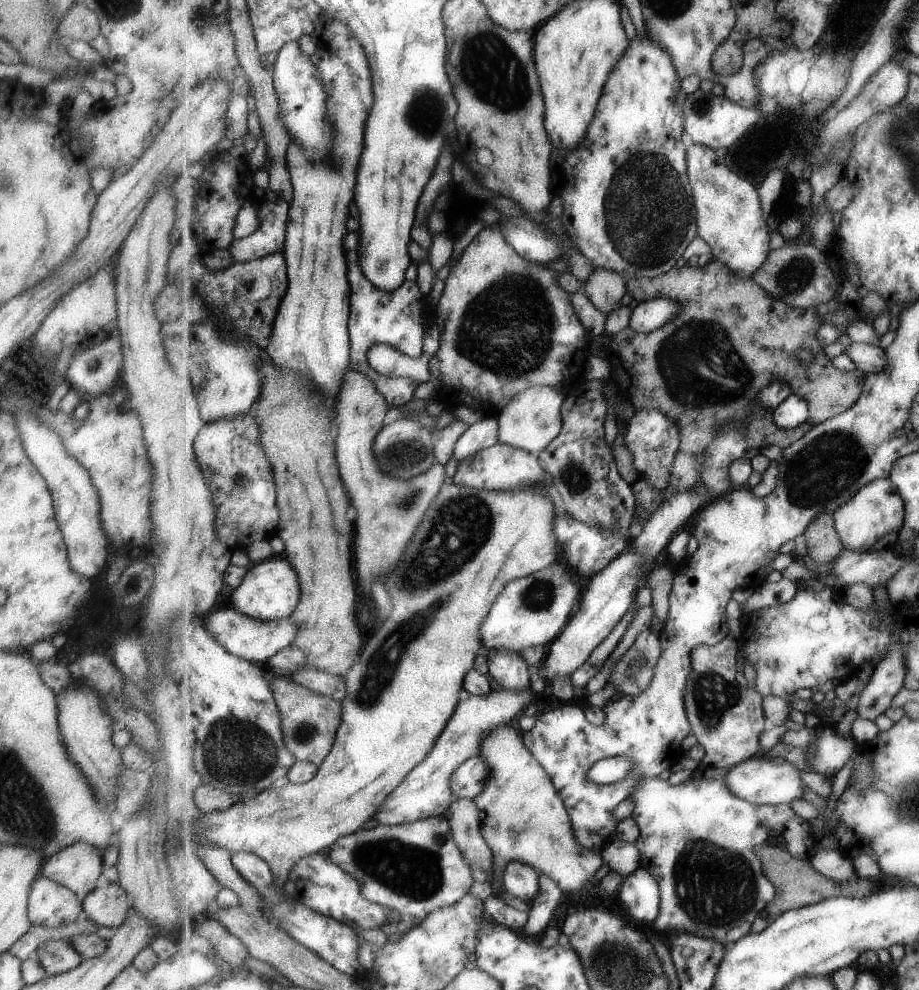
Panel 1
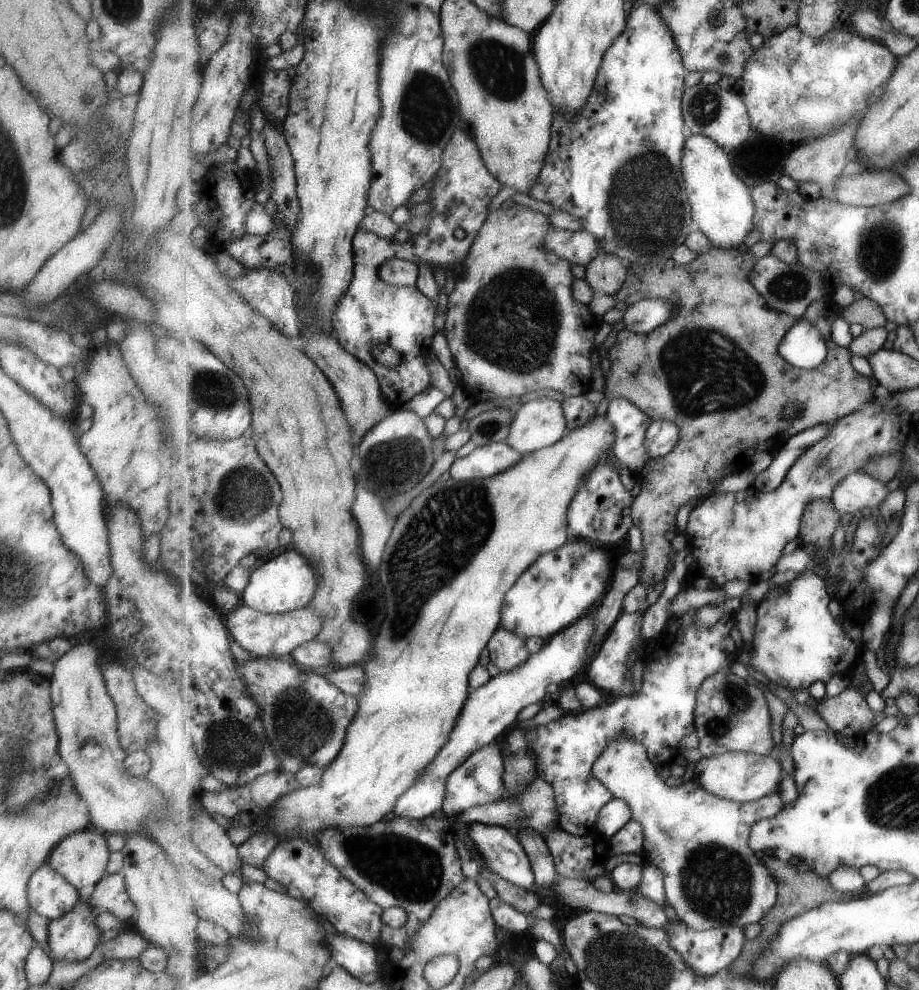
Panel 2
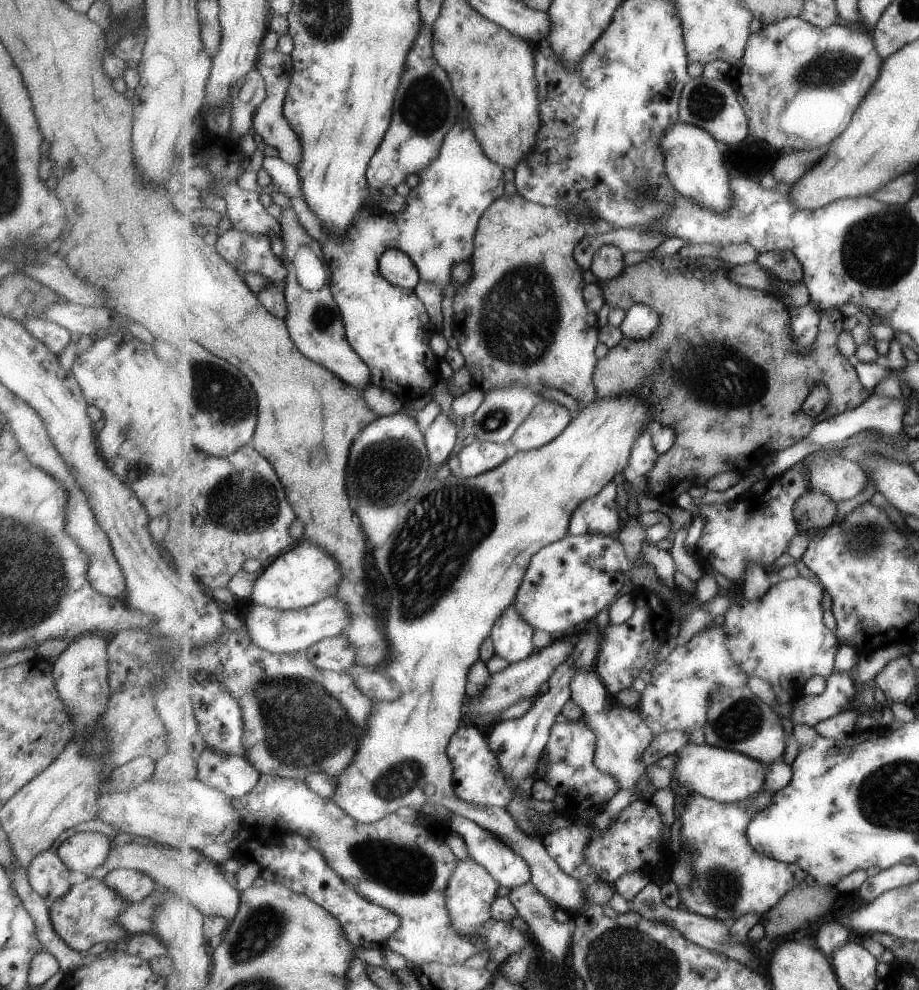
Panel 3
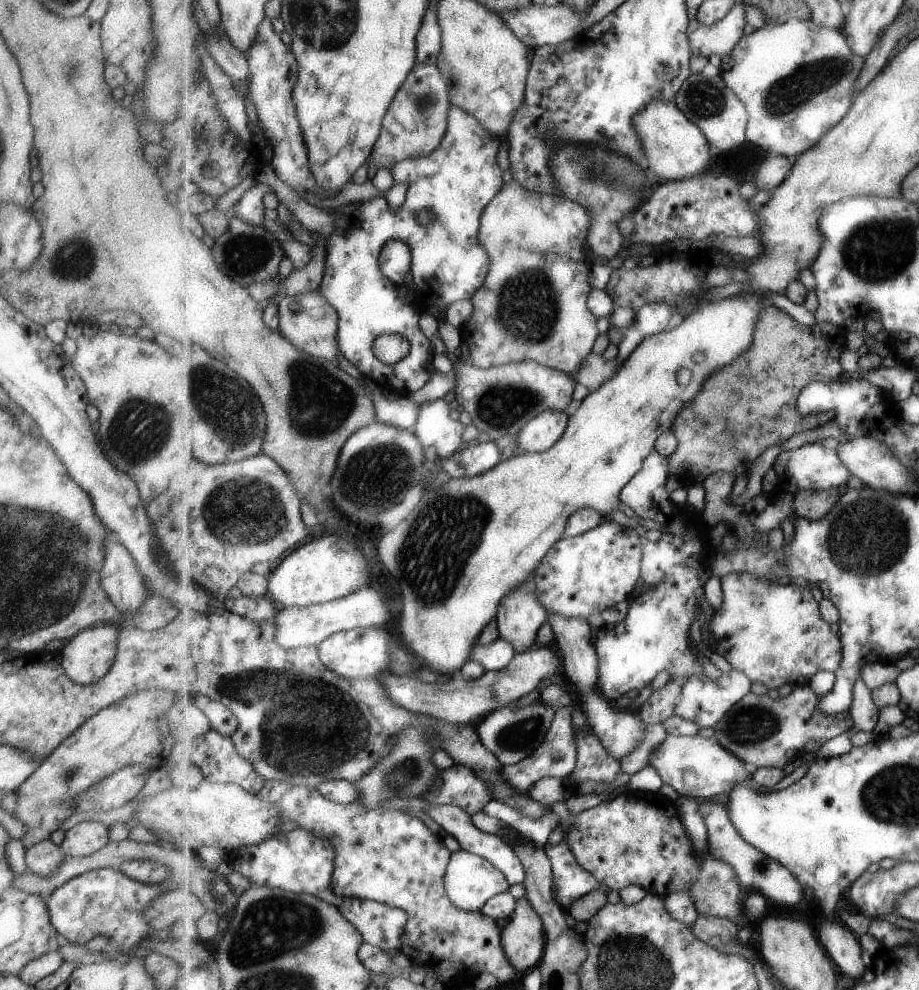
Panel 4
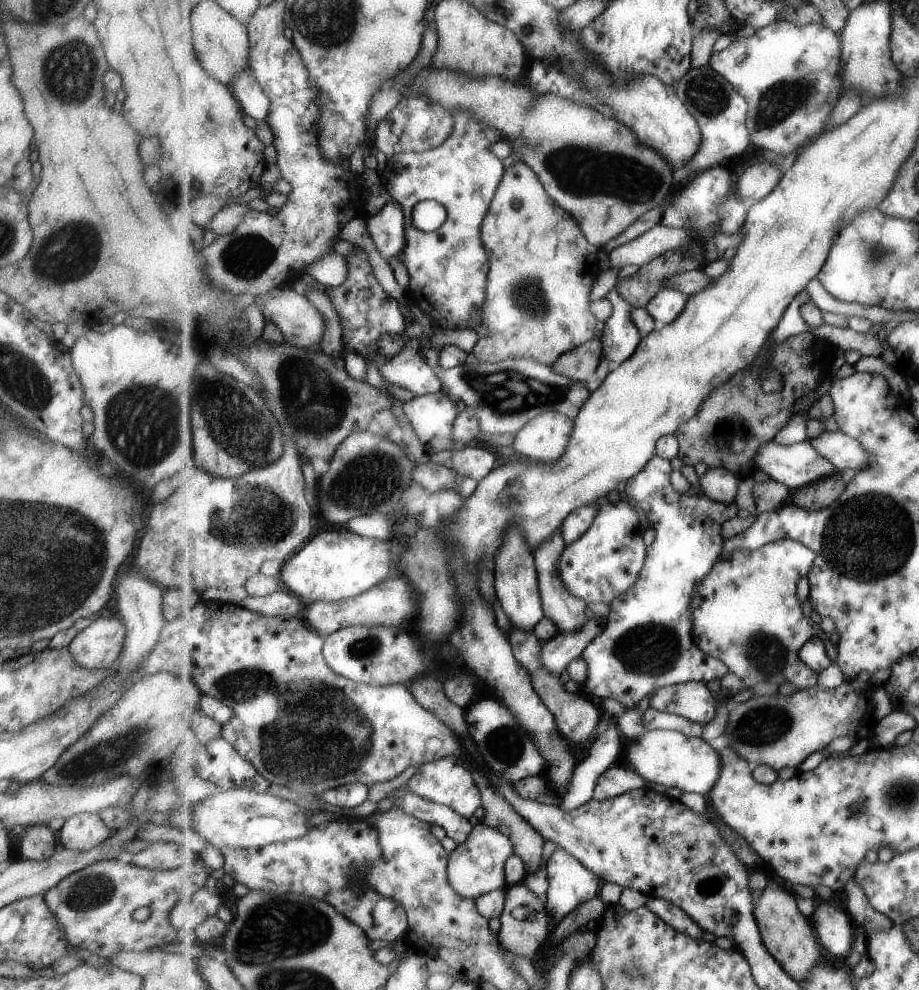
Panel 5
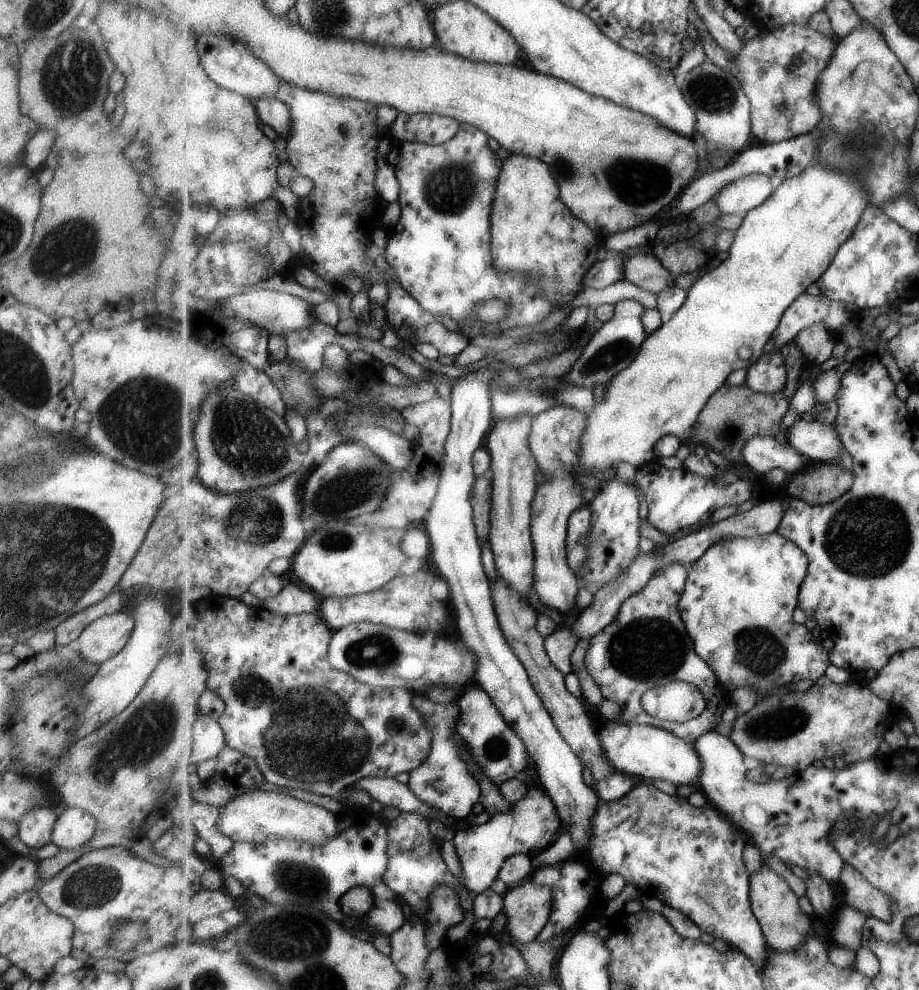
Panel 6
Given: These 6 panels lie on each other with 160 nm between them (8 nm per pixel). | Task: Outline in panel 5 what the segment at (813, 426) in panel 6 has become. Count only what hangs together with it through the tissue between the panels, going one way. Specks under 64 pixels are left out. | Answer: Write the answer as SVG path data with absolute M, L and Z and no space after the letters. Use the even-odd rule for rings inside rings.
M839 428L834 432L825 431L809 442L817 449L817 452L833 462L839 472L847 468L859 472L872 463L869 451L860 443L860 440L845 434Z

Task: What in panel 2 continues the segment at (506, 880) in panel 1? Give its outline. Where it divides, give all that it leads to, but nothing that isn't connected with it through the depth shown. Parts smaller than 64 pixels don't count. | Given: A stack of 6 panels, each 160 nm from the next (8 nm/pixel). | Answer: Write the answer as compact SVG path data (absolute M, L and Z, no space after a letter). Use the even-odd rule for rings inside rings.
M481 822L470 823L468 834L473 839L484 864L491 872L499 873L505 880L526 889L536 890L536 872L531 859L514 832L503 825L490 825Z

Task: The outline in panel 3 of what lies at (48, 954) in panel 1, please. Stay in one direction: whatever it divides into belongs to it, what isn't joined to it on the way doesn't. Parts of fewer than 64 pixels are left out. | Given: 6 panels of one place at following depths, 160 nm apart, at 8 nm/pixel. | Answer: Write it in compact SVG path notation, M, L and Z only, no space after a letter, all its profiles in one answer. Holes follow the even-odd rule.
M95 876L84 879L81 883L71 885L71 888L49 905L49 919L53 931L67 947L79 954L87 953L87 950L100 942L122 942L126 940L128 933L117 924L117 916L128 904L121 900L113 890L109 890L101 879Z

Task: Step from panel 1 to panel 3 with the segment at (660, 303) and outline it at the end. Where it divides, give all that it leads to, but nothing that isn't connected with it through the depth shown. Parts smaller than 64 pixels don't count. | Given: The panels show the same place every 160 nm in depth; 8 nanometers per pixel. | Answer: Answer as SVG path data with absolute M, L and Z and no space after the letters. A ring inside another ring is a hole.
M644 303L635 304L619 326L622 337L631 340L648 340L660 328L660 313Z

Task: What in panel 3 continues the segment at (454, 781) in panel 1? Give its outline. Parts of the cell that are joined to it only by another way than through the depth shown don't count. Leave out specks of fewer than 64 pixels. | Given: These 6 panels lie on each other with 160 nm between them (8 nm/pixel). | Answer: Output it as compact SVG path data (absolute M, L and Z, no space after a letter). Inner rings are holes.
M459 727L450 740L448 755L454 764L455 789L461 800L482 806L506 808L516 797L516 788L508 783L497 750L489 746L486 734L477 727Z

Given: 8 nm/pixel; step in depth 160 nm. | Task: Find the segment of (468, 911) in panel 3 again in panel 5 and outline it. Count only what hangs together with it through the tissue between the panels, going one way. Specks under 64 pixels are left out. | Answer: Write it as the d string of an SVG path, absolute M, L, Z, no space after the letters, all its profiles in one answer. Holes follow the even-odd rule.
M480 822L474 826L472 834L461 844L457 844L450 854L448 873L450 883L464 899L477 900L488 892L507 888L506 862L515 854L514 842L499 829Z

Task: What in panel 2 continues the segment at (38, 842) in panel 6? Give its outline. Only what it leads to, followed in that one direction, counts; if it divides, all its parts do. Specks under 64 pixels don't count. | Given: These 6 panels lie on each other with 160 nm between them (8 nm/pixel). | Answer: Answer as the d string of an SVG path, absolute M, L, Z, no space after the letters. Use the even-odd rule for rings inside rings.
M49 862L42 863L29 876L26 888L30 909L48 922L74 908L81 893L58 875Z

